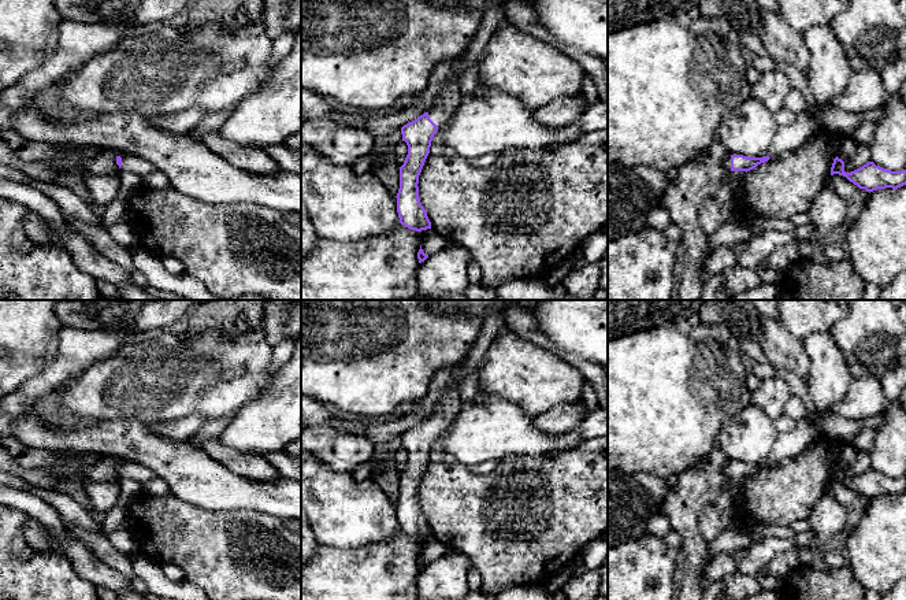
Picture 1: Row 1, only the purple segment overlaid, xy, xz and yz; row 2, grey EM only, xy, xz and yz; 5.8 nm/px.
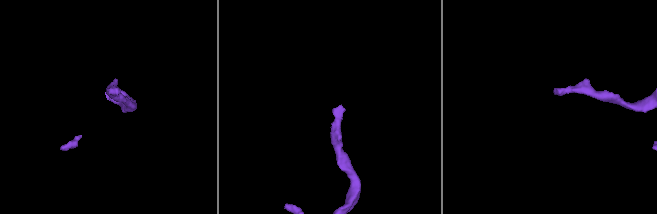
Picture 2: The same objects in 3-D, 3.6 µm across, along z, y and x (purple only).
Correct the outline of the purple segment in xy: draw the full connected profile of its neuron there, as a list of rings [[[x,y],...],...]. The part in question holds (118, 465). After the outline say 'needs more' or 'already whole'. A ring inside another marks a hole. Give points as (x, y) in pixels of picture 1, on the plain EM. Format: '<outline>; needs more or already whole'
[[[125,462],[122,464],[116,463],[116,471],[122,478],[131,478],[141,484],[145,484],[146,481],[155,477],[155,474],[151,470],[134,462]]]; needs more

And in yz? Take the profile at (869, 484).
[[[838,463],[833,466],[831,474],[831,482],[833,481],[846,484],[859,496],[865,496],[869,500],[877,496],[885,496],[885,495],[898,496],[906,492],[906,477],[891,478],[880,473],[876,473],[873,468],[868,468],[862,474],[851,479],[846,479],[844,468]]]; already whole

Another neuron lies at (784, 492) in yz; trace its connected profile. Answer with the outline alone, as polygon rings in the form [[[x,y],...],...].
[[[817,436],[801,455],[773,463],[747,478],[740,488],[738,504],[734,507],[738,526],[747,526],[751,522],[791,526],[798,519],[807,519],[831,484],[831,474],[838,463],[836,442],[825,436]]]

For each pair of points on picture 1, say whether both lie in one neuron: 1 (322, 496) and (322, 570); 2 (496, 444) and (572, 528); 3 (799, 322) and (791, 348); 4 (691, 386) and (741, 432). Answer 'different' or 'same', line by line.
1: different
2: different
3: different
4: different

